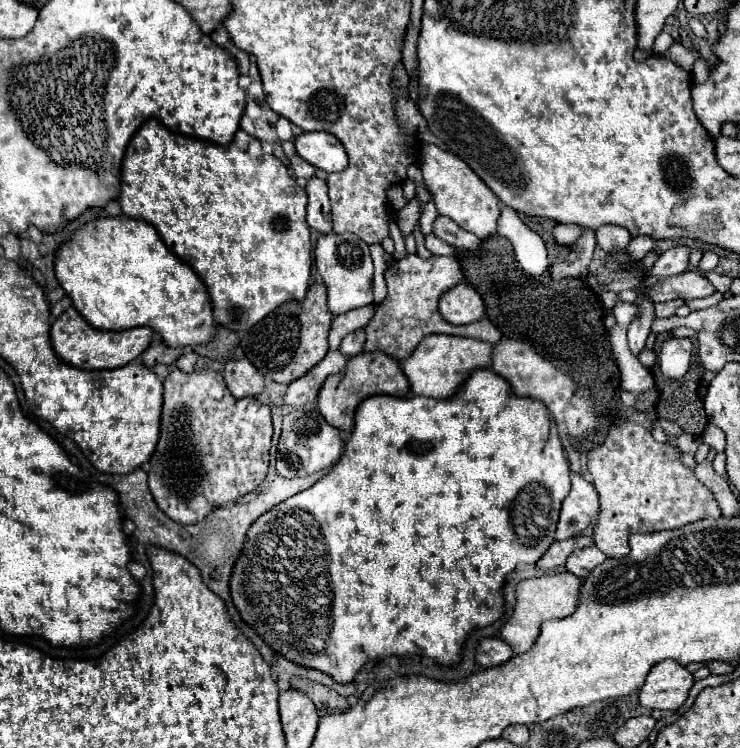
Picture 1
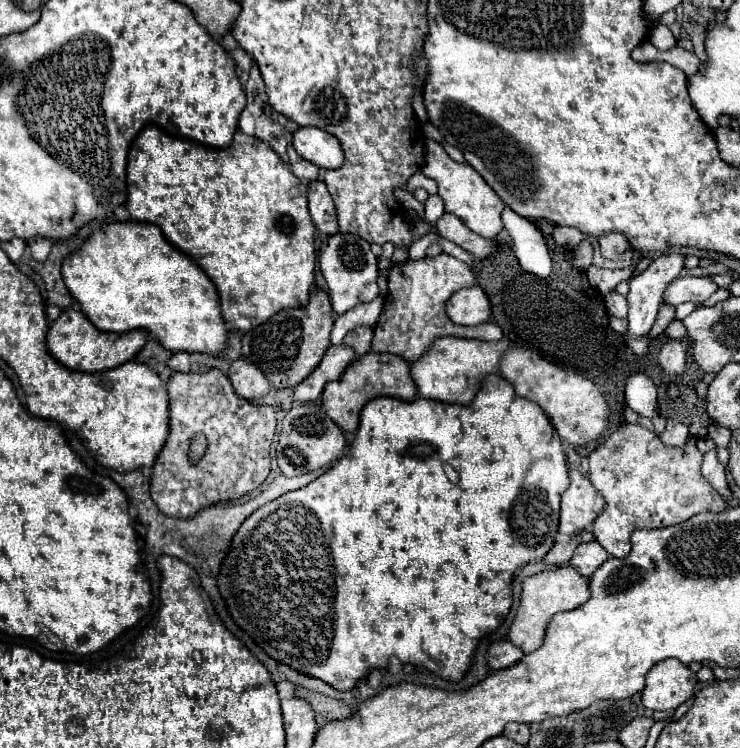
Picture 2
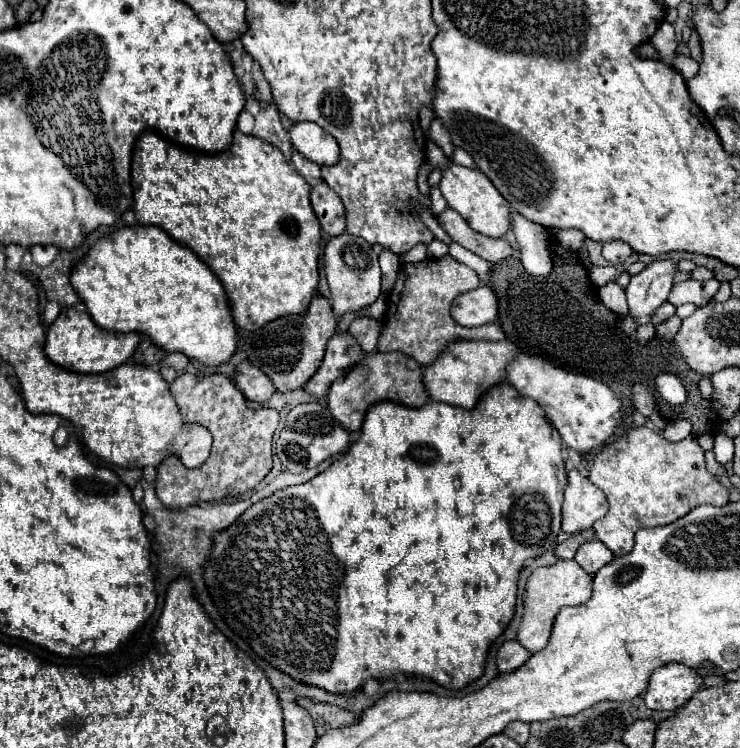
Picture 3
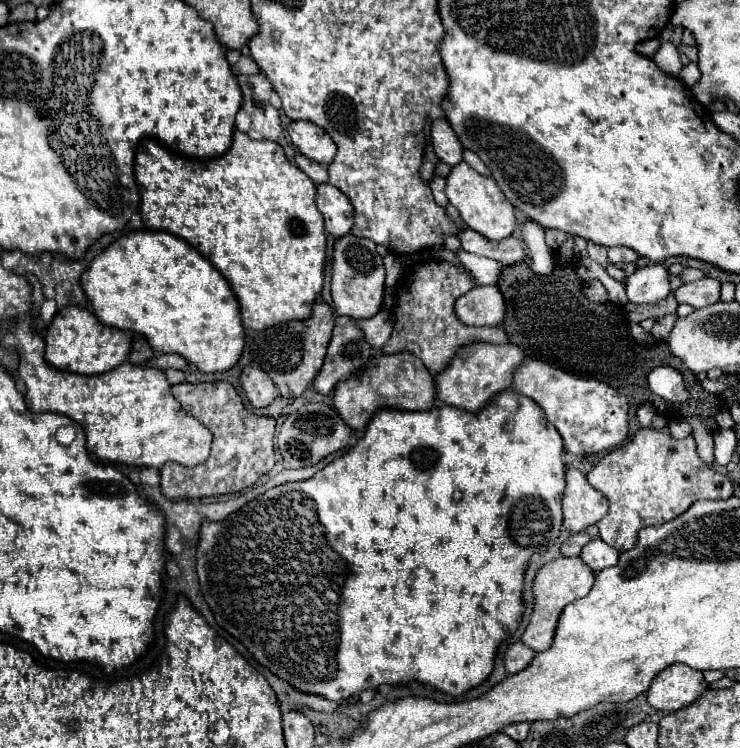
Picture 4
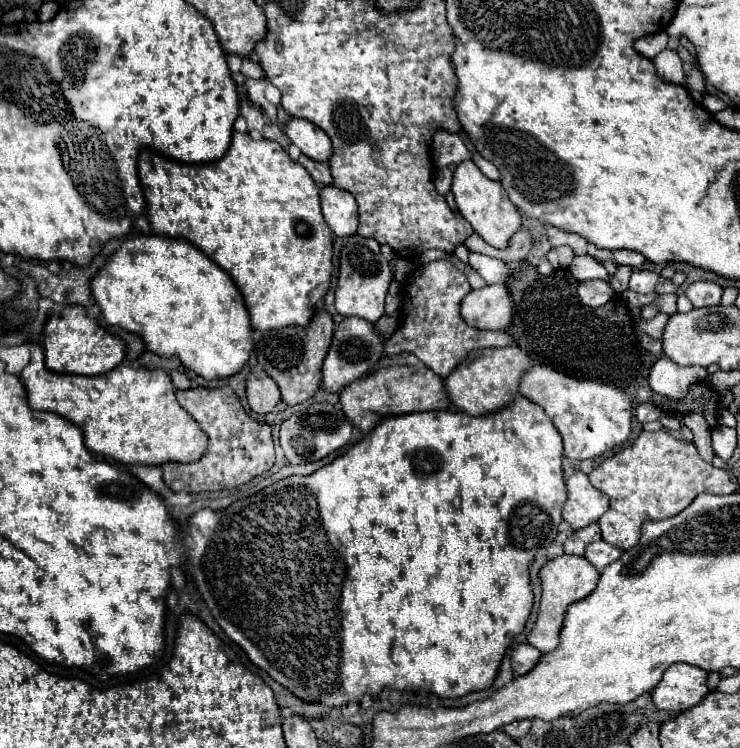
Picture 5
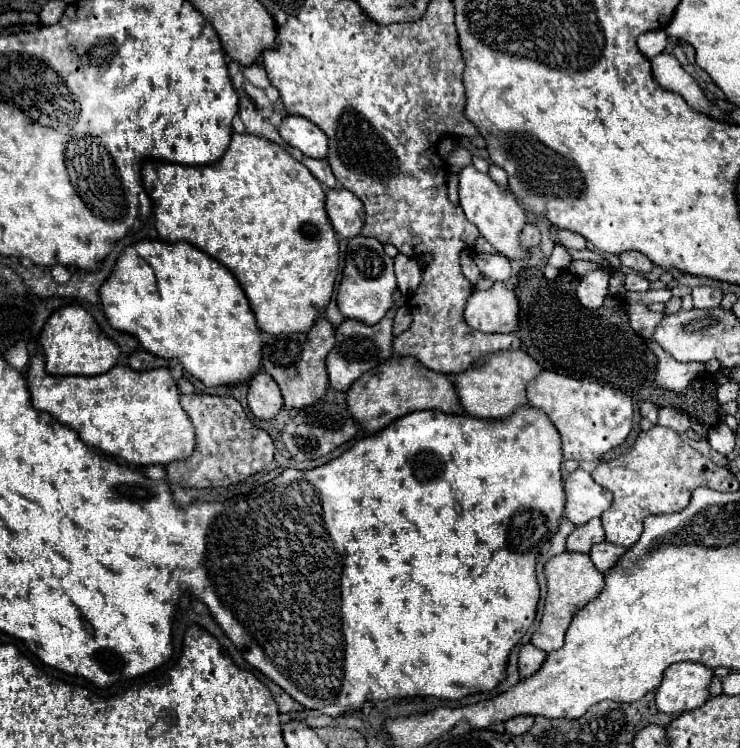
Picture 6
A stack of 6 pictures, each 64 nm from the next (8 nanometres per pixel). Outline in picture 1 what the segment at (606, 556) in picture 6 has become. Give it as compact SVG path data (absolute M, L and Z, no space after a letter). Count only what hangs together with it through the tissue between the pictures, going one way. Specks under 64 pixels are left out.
M596 546L578 548L572 552L572 556L568 556L566 570L574 572L578 578L586 578L604 560L606 560L606 554L602 550L598 550Z

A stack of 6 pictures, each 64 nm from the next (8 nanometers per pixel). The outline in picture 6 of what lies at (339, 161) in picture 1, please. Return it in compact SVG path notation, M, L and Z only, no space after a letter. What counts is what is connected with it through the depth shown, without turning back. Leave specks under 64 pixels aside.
M286 116L278 126L278 132L288 142L288 146L298 148L310 158L326 158L328 154L326 134L306 118Z

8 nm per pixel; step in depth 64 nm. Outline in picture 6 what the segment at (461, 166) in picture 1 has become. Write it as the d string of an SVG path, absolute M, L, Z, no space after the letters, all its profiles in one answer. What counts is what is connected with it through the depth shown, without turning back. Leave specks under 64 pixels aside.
M466 166L460 172L460 206L464 208L466 218L474 226L478 226L480 234L492 244L496 252L500 252L508 260L528 260L530 258L532 252L520 244L520 232L526 224L526 212L510 190L498 186L488 174L478 172L474 166Z

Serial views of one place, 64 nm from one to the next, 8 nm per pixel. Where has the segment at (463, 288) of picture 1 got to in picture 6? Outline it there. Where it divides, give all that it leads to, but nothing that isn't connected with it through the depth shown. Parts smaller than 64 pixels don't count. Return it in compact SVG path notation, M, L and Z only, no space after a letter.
M496 282L486 292L474 292L468 298L464 318L480 332L514 332L518 330L518 298L504 284Z

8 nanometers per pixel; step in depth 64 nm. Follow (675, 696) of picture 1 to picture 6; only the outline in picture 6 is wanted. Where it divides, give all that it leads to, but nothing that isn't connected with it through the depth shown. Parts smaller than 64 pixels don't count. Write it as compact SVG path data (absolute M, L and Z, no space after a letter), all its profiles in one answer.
M680 662L668 668L668 672L664 674L664 680L656 692L656 706L660 712L664 714L682 714L688 710L696 710L702 704L706 704L706 700L710 698L710 682L712 682L714 670L704 666L704 664L696 664L696 662Z

